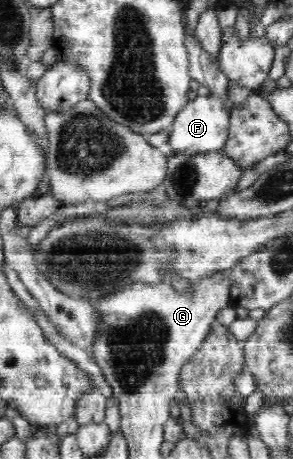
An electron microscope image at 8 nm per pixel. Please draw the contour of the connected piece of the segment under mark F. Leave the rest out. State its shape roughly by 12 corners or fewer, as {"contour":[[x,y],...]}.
{"contour":[[188,101],[168,132],[169,156],[221,151],[229,103]]}

